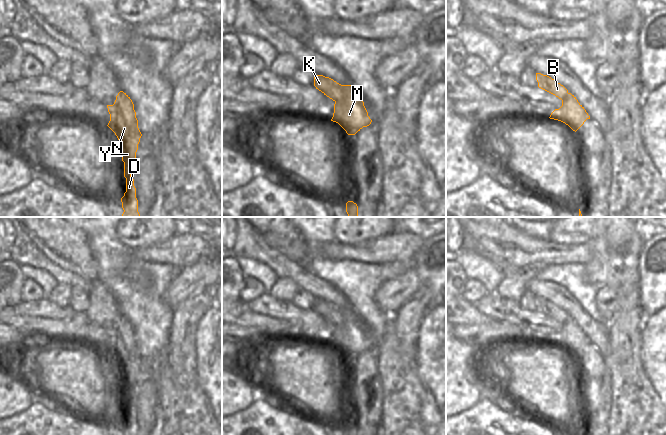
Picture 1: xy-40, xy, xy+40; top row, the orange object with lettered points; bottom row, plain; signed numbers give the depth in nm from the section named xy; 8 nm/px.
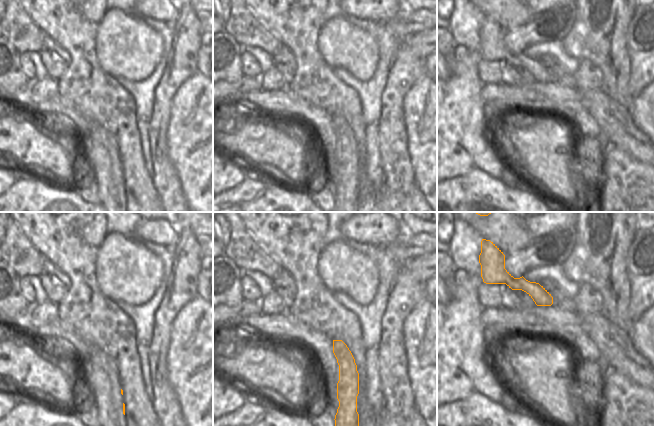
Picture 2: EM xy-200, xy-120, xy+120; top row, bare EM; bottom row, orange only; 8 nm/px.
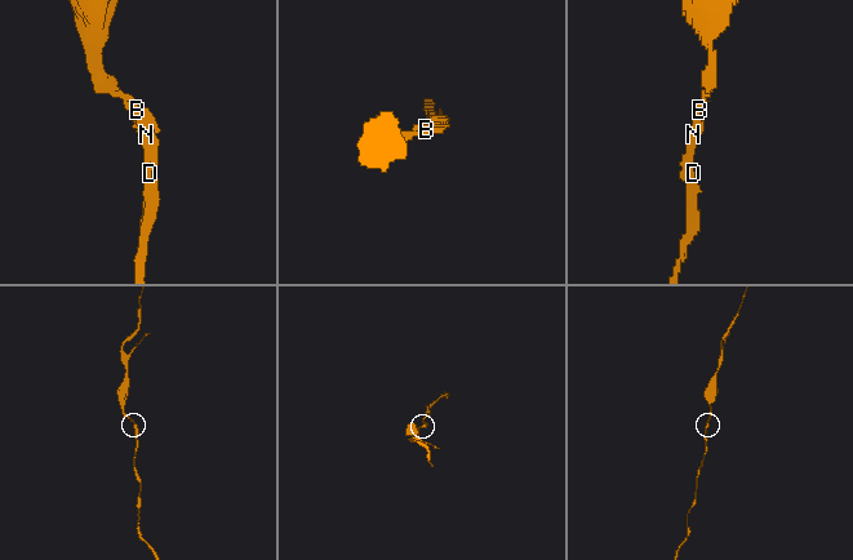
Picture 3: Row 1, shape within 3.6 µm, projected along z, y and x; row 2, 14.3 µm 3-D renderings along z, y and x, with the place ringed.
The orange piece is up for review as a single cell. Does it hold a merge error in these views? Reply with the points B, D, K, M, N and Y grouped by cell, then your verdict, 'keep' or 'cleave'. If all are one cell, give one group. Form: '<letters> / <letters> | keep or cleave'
B D K M N Y | keep

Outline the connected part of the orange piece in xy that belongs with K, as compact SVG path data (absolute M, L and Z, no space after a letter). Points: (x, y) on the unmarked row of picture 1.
M315 299L314 310L335 326L331 345L338 347L348 359L355 359L371 348L364 326L352 309L341 309L329 301Z

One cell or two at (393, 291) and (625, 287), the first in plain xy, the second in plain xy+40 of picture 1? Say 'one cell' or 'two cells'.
two cells

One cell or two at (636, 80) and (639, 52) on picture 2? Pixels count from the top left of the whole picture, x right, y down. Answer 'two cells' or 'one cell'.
one cell

